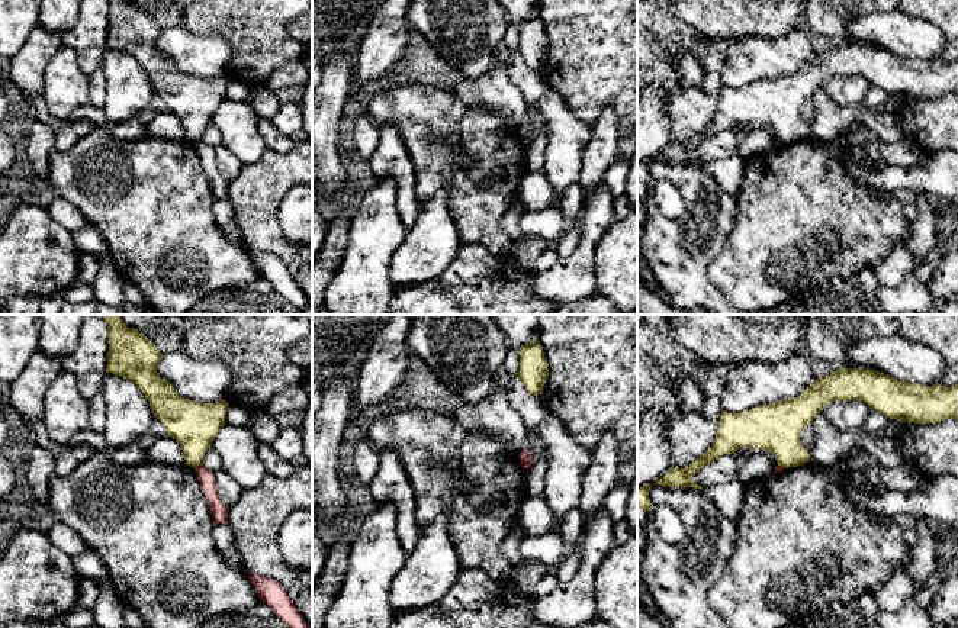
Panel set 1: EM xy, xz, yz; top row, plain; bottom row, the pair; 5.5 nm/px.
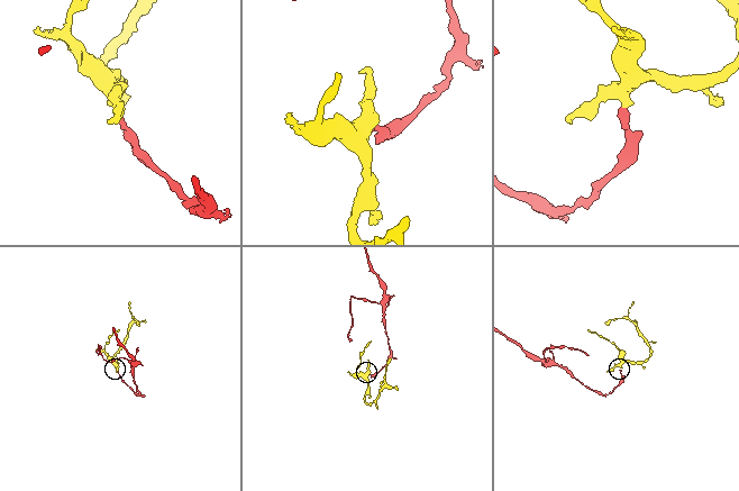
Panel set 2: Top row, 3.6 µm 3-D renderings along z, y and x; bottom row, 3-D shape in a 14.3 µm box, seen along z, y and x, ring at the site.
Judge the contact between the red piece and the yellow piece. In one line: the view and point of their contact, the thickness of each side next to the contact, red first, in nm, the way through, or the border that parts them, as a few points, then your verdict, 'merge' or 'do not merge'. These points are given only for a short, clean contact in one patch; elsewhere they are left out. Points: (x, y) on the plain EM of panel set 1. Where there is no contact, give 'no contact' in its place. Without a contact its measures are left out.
contact xy (198, 141); calibres 90 and 260 nm; border xy (201, 139), (193, 142); do not merge

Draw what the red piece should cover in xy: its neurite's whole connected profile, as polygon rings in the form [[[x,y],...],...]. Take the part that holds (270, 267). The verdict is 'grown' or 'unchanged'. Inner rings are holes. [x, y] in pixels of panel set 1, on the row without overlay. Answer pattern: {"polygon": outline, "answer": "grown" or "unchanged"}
{"polygon": [[[254,247],[247,248],[260,277],[266,278],[283,299],[300,310],[309,306],[306,296],[277,255]]], "answer": "unchanged"}

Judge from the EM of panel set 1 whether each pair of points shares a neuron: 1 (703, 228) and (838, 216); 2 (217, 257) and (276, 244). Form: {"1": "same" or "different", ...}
{"1": "different", "2": "different"}

